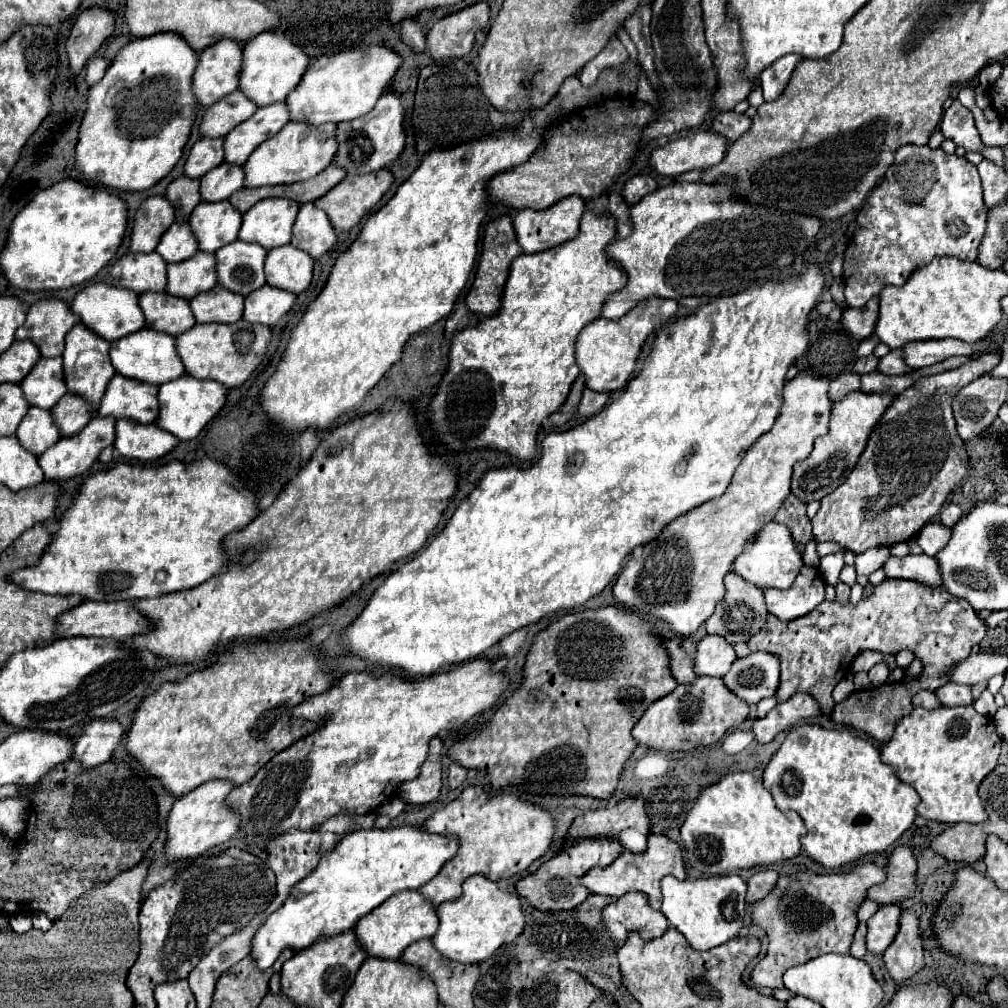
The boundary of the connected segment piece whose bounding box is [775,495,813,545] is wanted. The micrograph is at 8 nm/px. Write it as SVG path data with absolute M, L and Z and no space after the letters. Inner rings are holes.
M789 495L783 503L783 507L777 511L775 515L777 523L783 523L791 529L795 543L807 545L813 539L813 531L811 531L811 521L807 517L807 505L797 499L795 495Z

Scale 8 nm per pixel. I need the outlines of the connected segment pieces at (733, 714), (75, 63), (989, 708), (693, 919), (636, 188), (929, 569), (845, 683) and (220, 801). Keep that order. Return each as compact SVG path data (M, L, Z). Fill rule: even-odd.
M697 677L689 685L677 685L673 693L655 701L633 727L639 745L675 753L717 743L729 729L739 727L749 717L749 703L727 689L721 677Z
M91 7L79 13L67 39L67 53L73 75L85 67L89 57L93 57L105 39L113 33L115 17L117 15L113 11L105 11L101 7Z
M983 691L981 697L973 703L973 707L975 707L977 713L981 713L981 715L985 715L985 717L993 717L993 715L997 713L997 705L995 705L993 695L991 695L989 691Z
M667 875L661 881L661 889L663 889L663 915L669 919L671 927L675 927L677 931L681 931L687 939L687 943L695 949L695 951L709 951L713 947L719 947L723 943L727 943L729 939L737 937L739 929L743 927L743 919L745 919L745 893L747 893L747 883L739 877L739 875L725 875L725 877L705 877L705 879L685 879L679 881L677 877Z
M635 175L625 183L623 199L629 205L633 205L633 203L639 203L639 199L643 199L643 195L647 195L655 189L657 189L657 181L651 175Z
M907 555L903 559L891 557L883 571L887 571L887 577L893 579L911 579L917 583L923 583L927 587L941 587L941 575L939 575L939 563L935 557L929 555Z
M849 673L847 677L843 677L843 679L837 683L837 687L835 687L835 691L833 691L833 699L839 703L839 701L847 699L854 691L854 676Z
M211 779L211 783L203 783L195 791L183 795L183 799L179 799L173 805L167 821L167 845L165 845L165 853L169 859L177 861L203 855L207 849L221 845L237 835L241 815L239 811L227 805L227 795L231 793L233 787L235 785L229 783L227 779Z

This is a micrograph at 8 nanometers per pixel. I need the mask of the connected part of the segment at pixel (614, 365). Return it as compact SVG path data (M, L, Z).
M651 297L639 303L633 311L623 315L623 319L597 319L589 323L579 339L577 339L577 363L581 373L587 377L587 387L593 391L619 391L627 385L627 381L637 371L637 359L647 337L659 331L677 311L677 303L673 299Z

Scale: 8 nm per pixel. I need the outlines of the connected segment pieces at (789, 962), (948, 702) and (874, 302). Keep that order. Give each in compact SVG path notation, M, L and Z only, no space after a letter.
M863 863L853 871L811 875L795 873L779 879L775 891L753 905L753 923L761 925L769 935L769 951L751 973L759 987L783 989L783 973L799 963L825 953L849 953L857 931L857 909L865 901L867 889L887 879L887 871L875 863Z
M947 683L939 691L935 691L935 695L939 697L939 701L945 707L957 707L957 705L971 705L973 703L971 687L961 685L961 683Z
M879 297L871 299L871 303L867 303L867 307L843 311L841 323L853 337L867 339L873 335L877 319L879 319Z

